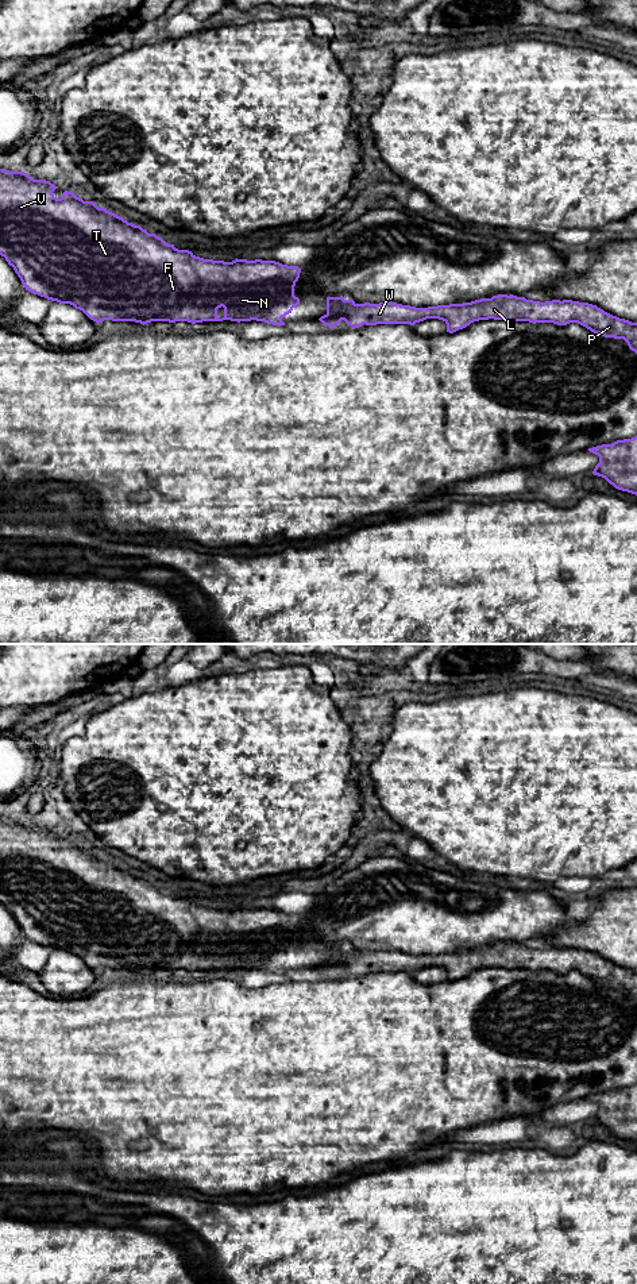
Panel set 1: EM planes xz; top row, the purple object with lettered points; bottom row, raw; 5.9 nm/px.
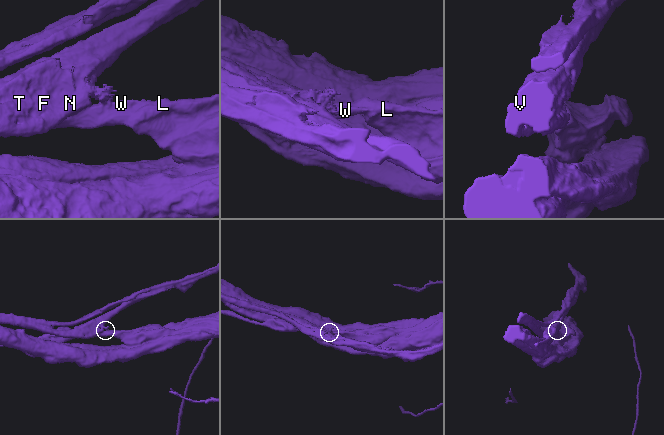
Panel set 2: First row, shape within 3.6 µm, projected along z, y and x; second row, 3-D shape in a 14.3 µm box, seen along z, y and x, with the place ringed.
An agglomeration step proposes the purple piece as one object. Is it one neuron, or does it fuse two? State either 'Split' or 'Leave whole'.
Split

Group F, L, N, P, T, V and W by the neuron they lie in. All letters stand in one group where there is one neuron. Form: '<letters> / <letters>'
F N T V / L P W

